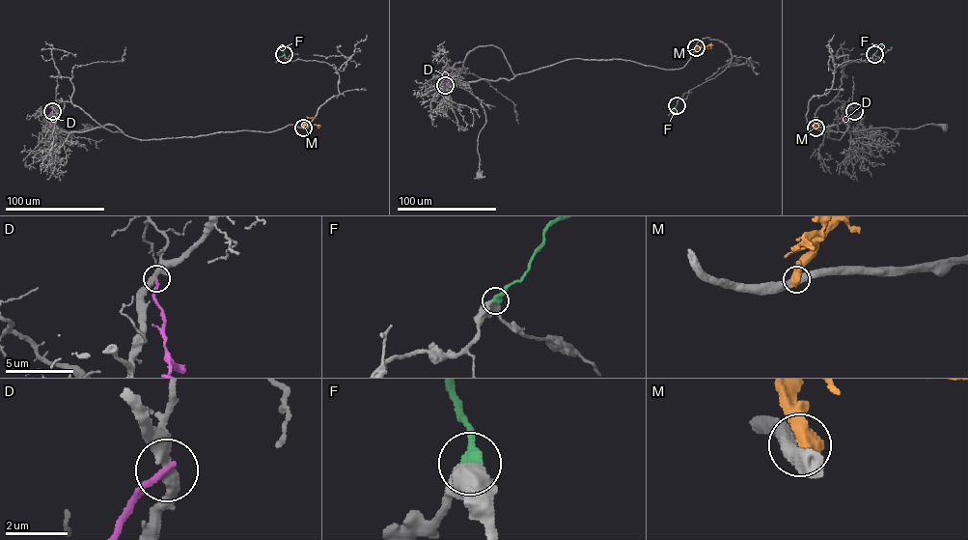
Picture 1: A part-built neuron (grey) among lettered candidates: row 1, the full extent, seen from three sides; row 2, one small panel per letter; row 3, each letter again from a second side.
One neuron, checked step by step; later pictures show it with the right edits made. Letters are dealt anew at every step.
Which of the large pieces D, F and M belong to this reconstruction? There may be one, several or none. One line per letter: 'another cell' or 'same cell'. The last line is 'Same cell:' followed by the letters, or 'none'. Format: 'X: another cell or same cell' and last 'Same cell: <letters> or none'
D: another cell
F: same cell
M: another cell
Same cell: F

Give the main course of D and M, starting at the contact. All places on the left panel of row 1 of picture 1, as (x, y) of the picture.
D: (52, 111), (54, 125)
M: (303, 127), (302, 124), (307, 117), (316, 118)

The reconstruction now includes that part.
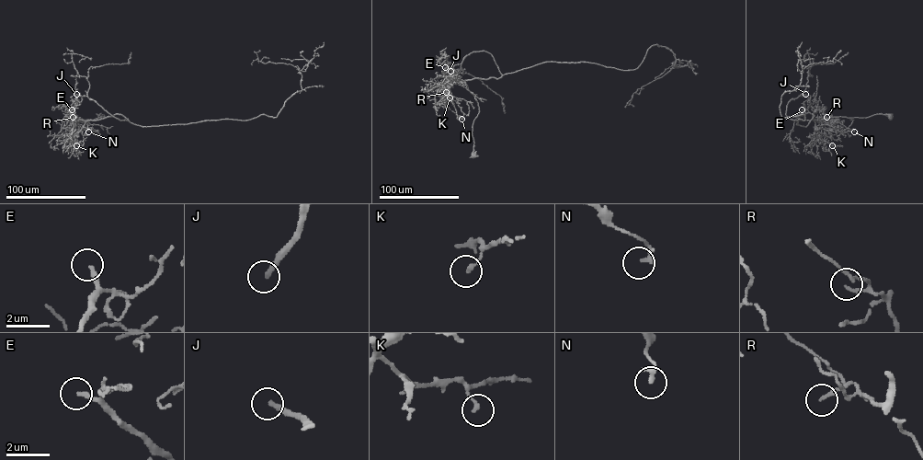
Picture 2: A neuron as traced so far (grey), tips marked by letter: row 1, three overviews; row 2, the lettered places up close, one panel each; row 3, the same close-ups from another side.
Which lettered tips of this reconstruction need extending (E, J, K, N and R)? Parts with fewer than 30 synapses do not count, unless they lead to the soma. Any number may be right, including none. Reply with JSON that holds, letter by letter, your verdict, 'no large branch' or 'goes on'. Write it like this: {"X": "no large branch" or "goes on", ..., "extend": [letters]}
{"E": "goes on", "J": "goes on", "K": "no large branch", "N": "no large branch", "R": "no large branch", "extend": ["E", "J"]}

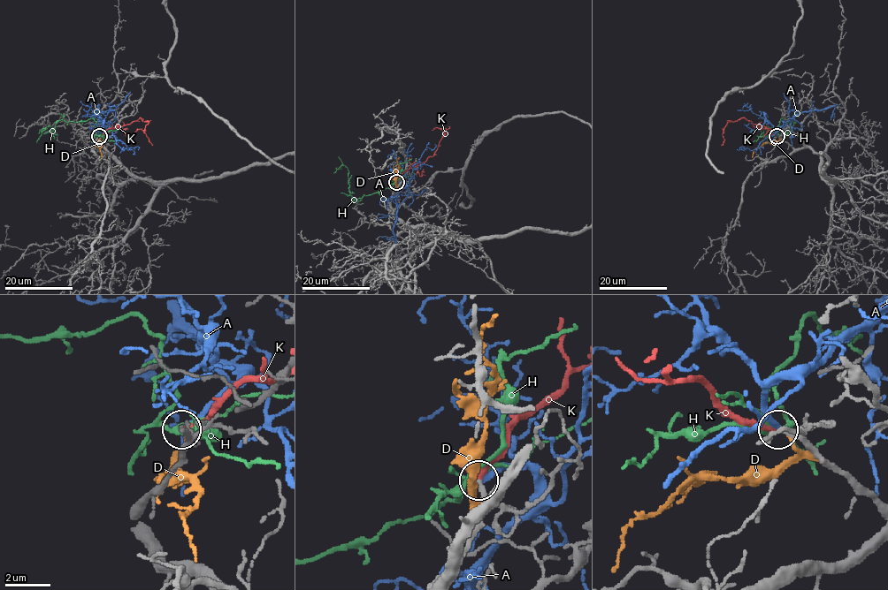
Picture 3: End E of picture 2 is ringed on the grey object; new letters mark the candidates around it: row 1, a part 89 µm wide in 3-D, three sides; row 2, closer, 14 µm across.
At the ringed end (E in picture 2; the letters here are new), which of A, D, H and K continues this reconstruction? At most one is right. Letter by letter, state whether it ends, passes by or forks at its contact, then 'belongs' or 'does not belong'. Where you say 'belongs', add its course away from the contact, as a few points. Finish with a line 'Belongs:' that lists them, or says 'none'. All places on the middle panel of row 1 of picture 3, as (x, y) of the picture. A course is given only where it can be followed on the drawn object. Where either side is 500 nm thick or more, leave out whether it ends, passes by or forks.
A: it ends; does not belong
D: it ends; does not belong
H: it forks; does not belong
K: it ends; belongs; course (397, 182), (413, 165), (424, 162), (433, 155), (445, 132), (441, 129), (448, 126)
Belongs: K

